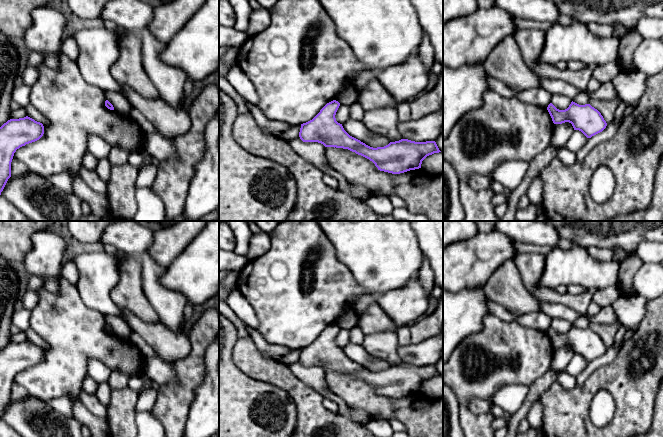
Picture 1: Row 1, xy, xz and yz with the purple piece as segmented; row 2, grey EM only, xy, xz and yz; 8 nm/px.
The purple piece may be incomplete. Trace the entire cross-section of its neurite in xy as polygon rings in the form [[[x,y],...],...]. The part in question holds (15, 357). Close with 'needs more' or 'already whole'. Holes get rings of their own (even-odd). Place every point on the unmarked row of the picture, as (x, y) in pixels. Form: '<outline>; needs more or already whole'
[[[28,340],[10,343],[0,351],[0,419],[11,401],[11,386],[16,374],[39,364],[43,358],[43,348]]]; already whole

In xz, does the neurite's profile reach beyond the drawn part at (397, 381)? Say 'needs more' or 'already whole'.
already whole

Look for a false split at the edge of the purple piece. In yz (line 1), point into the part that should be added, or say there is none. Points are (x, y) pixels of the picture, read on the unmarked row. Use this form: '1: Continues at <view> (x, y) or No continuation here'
1: No continuation here

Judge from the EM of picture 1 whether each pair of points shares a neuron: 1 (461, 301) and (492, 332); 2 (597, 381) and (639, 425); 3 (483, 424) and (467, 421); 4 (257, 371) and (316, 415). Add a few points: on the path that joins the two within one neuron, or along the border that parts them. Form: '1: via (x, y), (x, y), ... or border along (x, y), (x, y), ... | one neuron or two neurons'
1: border along (488, 313), (483, 319), (483, 327), (465, 338) | two neurons
2: via (610, 384), (634, 408), (634, 412) | one neuron
3: via (479, 424), (471, 424) | one neuron
4: via (273, 371), (279, 374), (304, 399) | one neuron

